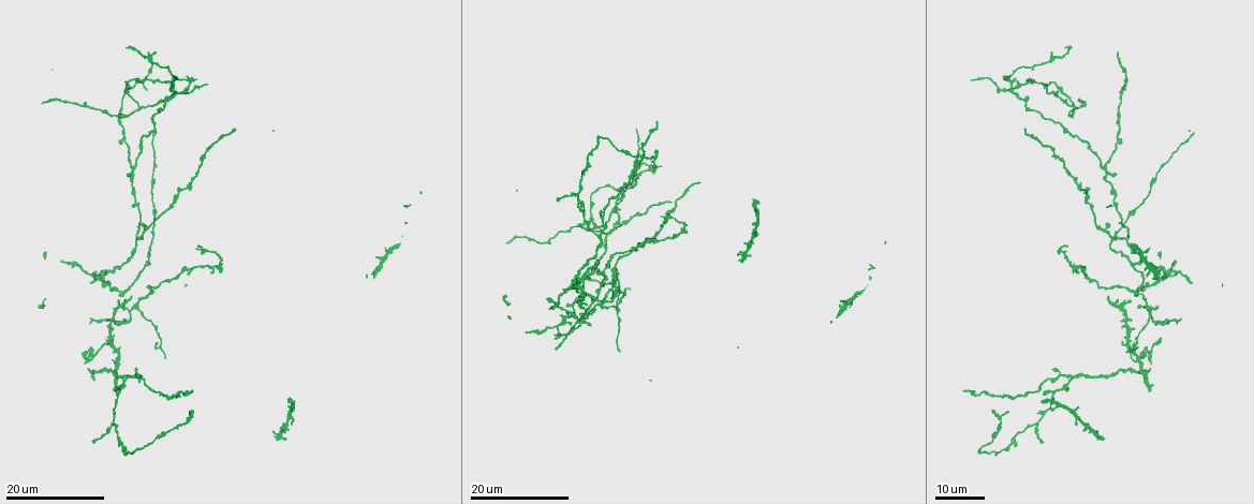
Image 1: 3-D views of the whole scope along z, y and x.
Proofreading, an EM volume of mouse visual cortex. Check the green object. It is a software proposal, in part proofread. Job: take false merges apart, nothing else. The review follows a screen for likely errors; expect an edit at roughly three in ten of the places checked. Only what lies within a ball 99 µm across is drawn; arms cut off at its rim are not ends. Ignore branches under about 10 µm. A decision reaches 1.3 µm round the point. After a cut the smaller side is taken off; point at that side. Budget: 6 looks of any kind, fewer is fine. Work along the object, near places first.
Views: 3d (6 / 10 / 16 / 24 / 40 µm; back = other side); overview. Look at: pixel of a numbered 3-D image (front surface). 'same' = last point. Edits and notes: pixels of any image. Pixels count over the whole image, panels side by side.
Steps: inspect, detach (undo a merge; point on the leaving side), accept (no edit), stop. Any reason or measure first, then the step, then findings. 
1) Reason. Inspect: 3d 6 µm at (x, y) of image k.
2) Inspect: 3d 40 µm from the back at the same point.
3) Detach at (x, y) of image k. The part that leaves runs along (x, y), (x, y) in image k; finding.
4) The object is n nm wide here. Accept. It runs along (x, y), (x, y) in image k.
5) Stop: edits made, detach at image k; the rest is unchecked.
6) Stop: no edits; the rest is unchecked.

Looks like a crossing. Inspect: 3d 16 µm at (112, 285) of image 1.

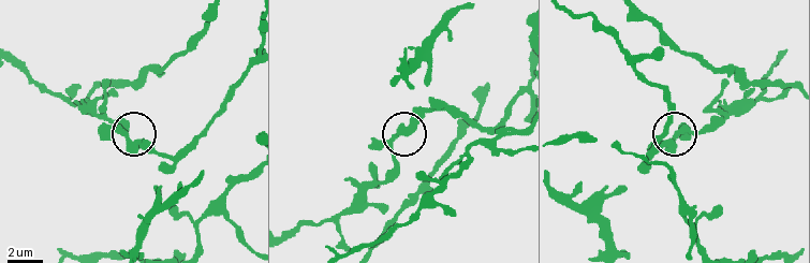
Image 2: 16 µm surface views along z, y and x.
Closer look. Inspect: 3d 6 µm at (676, 133) of image 2.

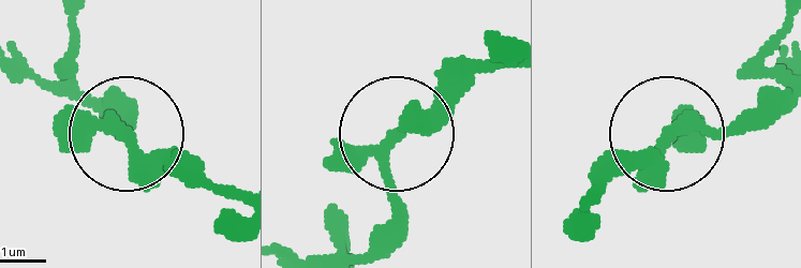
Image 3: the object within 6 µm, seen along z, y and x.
4 arms meet here. Accept. It runs along (665, 136), (776, 118) in image 3; one cell here.

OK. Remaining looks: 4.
Inspect: 3d 16 µm at (565, 321) of image 1.

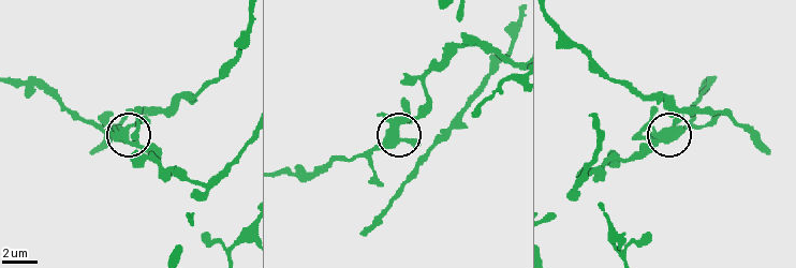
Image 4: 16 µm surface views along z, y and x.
Inspect: 3d 10 µm at (127, 125) of image 4.

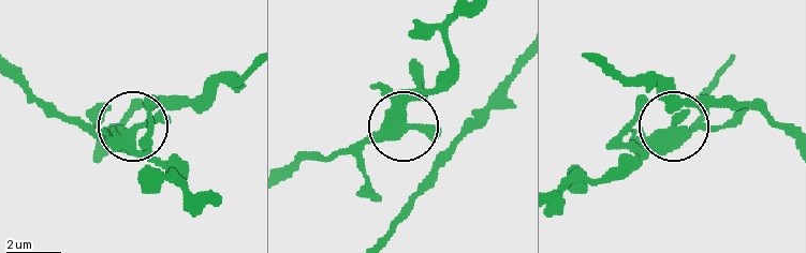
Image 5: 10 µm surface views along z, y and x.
The side arm is 27 µm long. Accept. It runs along (455, 17), (441, 77), (414, 99), (400, 123), (340, 151) in image 5; all the same cell.

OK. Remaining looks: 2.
Sudden change in width. Inspect: 3d 24 µm at (149, 244) of image 1.

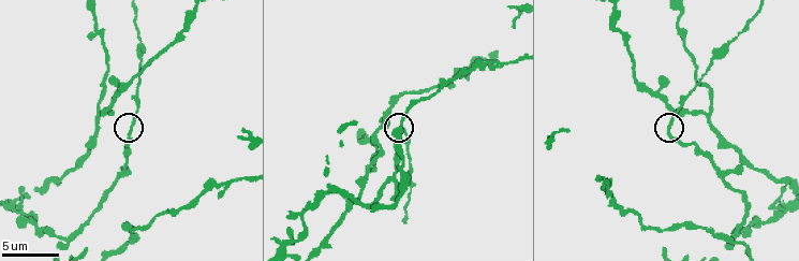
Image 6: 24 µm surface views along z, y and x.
Closer look. Inspect: 3d 10 µm at (670, 128) of image 6.

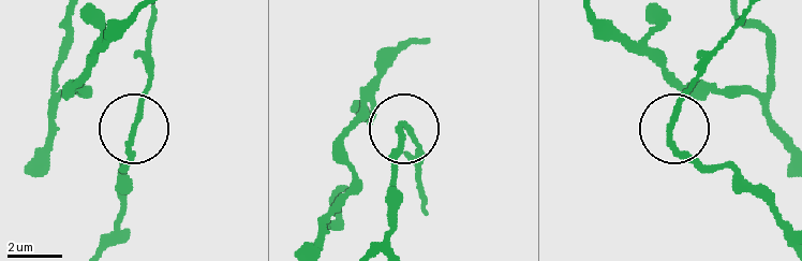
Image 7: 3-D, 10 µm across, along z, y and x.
Detach at (143, 103) of image 7. The part that leaves runs along (134, 141), (154, 12) in image 7; a second cell is stuck on.

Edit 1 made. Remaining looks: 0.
Stop: edits made, detach at image 7; the rest is unchecked.

